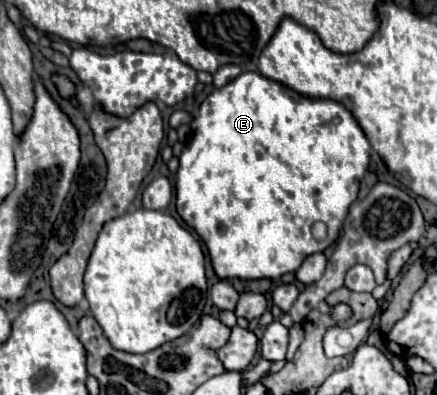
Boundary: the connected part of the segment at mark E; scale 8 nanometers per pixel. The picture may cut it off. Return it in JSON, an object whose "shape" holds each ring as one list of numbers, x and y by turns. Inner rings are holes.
{"shape":[[247,71,247,73,241,73,237,79,233,79,231,83,227,83,225,87,215,89,201,103,199,113,195,115,195,119,191,123,191,139,179,157,179,169,177,169,177,183,175,183,177,213,205,241,205,245,209,249,211,265,219,279,245,279,245,281,247,279,279,279,283,273,295,273,305,257,309,257,313,253,321,253,335,243,335,239,339,237,341,225,349,213,349,205,357,199,359,183,369,167,369,157,371,157,371,145,365,137,365,131,341,103,329,101,329,99,303,97,303,95,295,93,293,89,263,77,261,73],[315,221,323,221,329,227,327,239,323,239,323,241,313,239,311,227]]}

